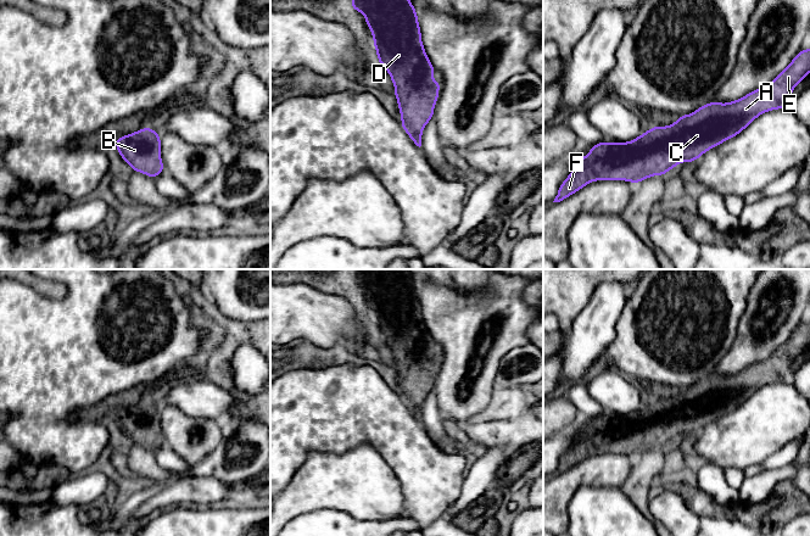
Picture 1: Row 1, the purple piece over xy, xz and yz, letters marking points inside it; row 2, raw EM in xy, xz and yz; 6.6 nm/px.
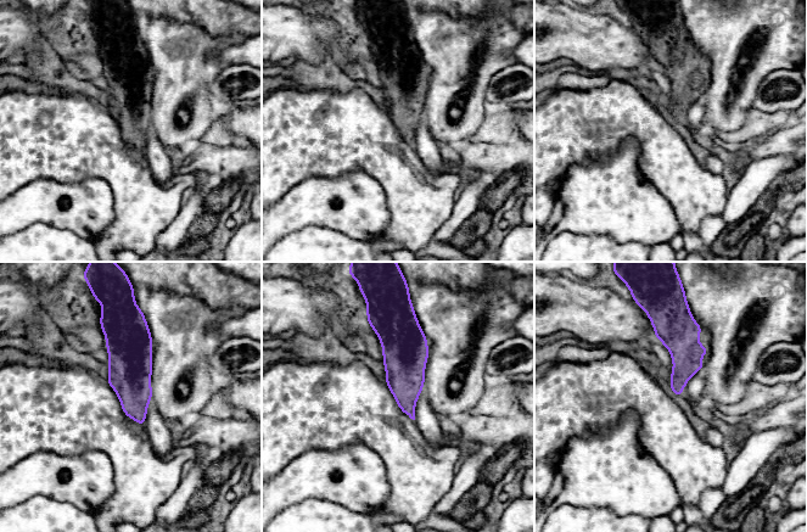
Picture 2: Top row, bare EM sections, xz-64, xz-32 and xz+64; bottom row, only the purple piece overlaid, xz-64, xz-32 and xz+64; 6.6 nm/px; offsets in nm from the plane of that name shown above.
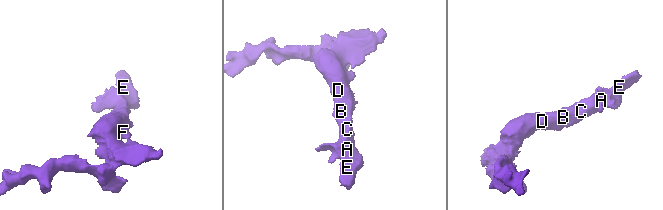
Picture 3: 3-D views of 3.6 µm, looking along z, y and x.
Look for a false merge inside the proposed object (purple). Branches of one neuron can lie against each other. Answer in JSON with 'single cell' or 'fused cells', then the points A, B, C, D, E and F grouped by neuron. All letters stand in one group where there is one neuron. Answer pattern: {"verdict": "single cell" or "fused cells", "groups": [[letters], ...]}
{"verdict": "single cell", "groups": [["A", "B", "C", "D", "E", "F"]]}

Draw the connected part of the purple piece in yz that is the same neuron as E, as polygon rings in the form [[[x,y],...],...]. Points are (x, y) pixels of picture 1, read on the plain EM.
[[[800,323],[789,339],[780,345],[766,359],[756,362],[739,373],[703,378],[692,387],[680,389],[667,400],[652,400],[648,404],[629,415],[605,417],[599,414],[585,430],[579,431],[577,440],[559,459],[553,475],[560,475],[593,453],[627,453],[639,456],[655,447],[665,448],[680,435],[693,435],[705,424],[732,412],[747,401],[758,389],[776,381],[791,381],[791,367],[810,346],[810,323]]]

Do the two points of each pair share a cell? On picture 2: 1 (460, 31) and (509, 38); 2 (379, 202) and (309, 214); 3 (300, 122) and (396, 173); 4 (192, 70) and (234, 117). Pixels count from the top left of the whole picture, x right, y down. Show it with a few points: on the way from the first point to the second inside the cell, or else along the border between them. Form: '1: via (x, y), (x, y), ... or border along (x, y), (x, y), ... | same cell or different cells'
1: via (472, 38), (497, 38) | same cell
2: via (362, 202), (348, 203), (338, 212), (326, 212) | same cell
3: via (324, 133), (353, 133), (371, 149) | same cell
4: border along (216, 106), (214, 112) | different cells

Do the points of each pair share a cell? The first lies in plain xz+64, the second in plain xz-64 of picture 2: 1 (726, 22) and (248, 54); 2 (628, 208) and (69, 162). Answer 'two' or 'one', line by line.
1: two
2: two

